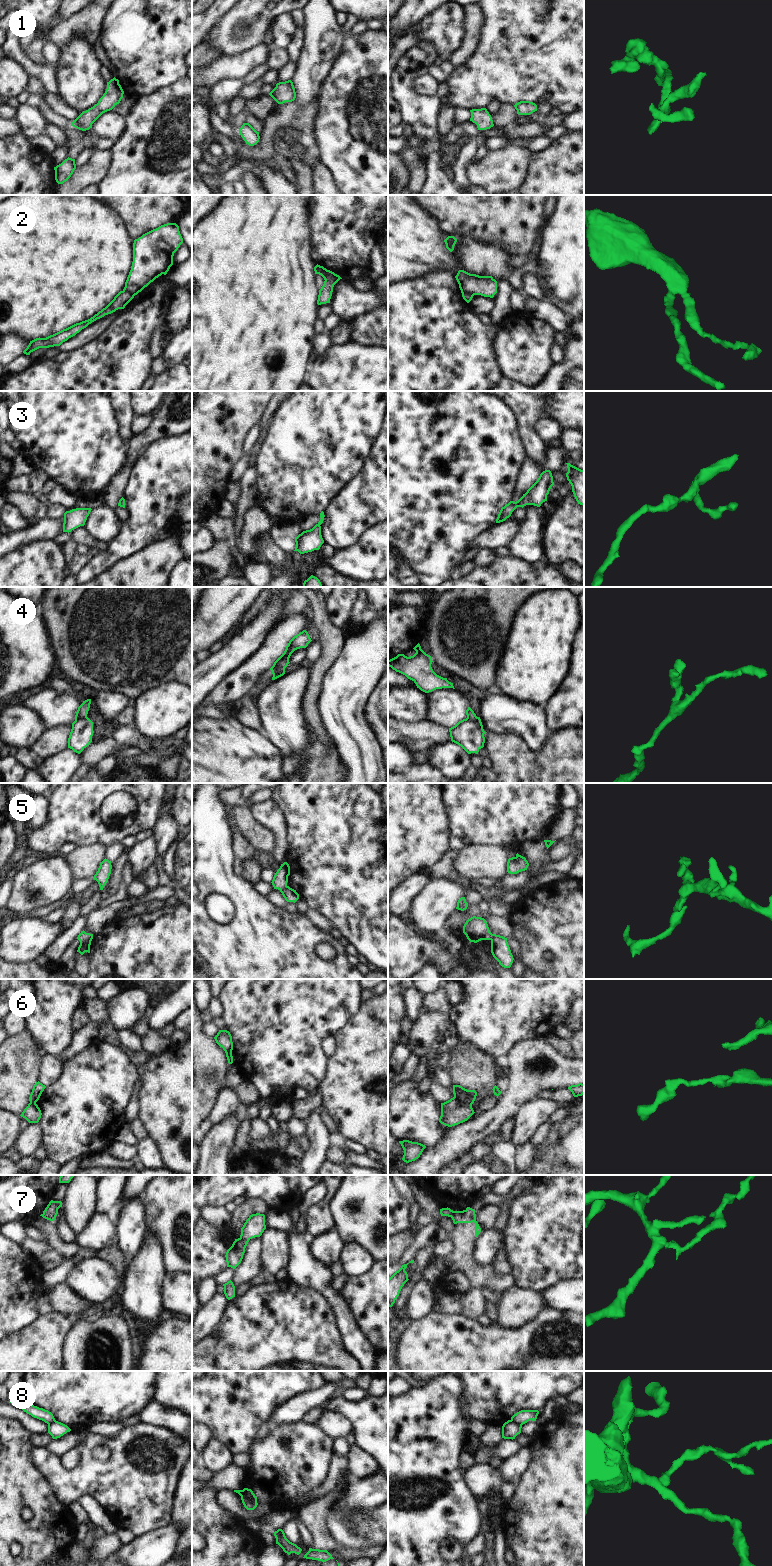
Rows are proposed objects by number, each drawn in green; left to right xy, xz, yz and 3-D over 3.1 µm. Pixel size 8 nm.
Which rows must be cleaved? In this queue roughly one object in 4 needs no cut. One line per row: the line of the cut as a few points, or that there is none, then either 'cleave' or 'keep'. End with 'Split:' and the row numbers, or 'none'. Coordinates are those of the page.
1: no cut | keep
2: yz (461, 290), (470, 292), (473, 295) | cleave
3: no cut | keep
4: xy (86, 715), (75, 720) | cleave
5: xy (91, 934), (80, 943) | cleave
6: yz (454, 1096), (460, 1102), (466, 1102), (471, 1105) | cleave
7: xz (240, 1237), (248, 1240) | cleave
8: xz (241, 1490), (242, 1494), (256, 1506) | cleave
Split: 2, 4, 5, 6, 7, 8

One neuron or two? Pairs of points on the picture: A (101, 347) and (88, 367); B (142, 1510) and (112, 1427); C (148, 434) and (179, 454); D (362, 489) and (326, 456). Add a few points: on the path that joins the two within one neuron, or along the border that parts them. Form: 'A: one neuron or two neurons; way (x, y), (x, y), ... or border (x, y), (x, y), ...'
A: one neuron; way (101, 352), (93, 362)
B: two neurons; border (123, 1427), (114, 1434), (99, 1435), (91, 1433)
C: two neurons; border (179, 433), (173, 436), (154, 439), (139, 455)
D: two neurons; border (364, 458), (359, 471), (335, 495)

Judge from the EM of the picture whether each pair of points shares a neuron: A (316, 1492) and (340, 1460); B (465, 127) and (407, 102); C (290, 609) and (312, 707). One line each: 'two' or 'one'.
A: one
B: two
C: two

